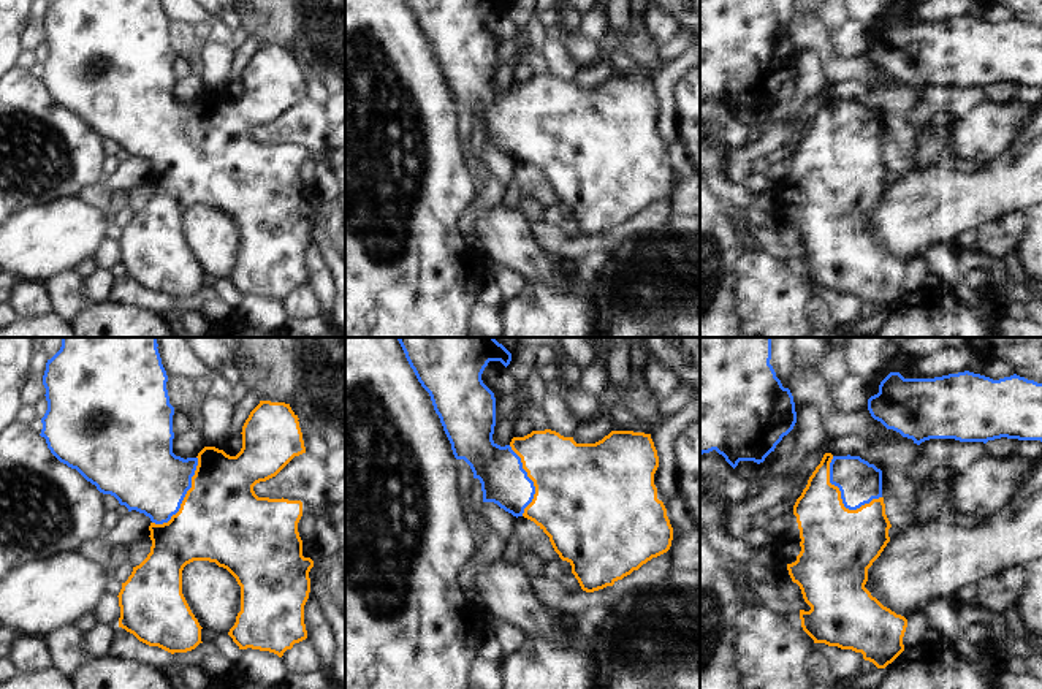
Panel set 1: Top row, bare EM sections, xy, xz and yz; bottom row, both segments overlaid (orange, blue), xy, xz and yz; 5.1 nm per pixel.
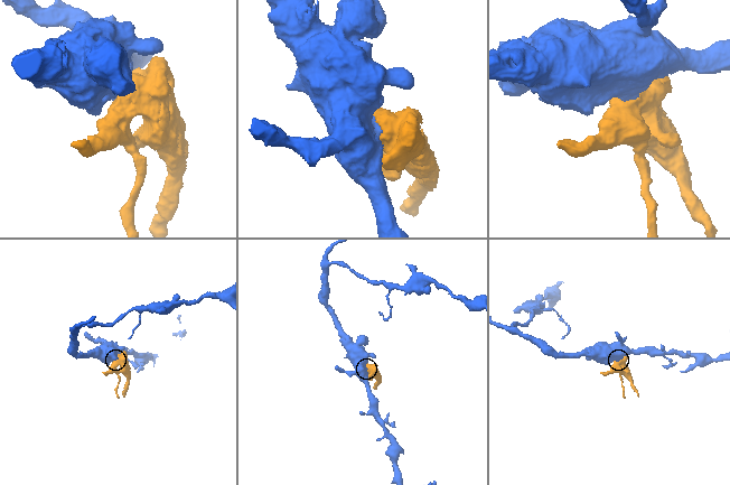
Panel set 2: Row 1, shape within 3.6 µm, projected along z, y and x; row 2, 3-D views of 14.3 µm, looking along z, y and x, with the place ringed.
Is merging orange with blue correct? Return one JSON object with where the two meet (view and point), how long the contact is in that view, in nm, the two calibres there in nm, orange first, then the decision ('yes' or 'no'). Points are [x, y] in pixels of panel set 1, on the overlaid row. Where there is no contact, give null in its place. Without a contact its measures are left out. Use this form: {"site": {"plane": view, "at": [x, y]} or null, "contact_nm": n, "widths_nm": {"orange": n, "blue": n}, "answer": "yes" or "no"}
{"site": {"plane": "yz", "at": [841, 499]}, "contact_nm": 340, "widths_nm": {"orange": 380, "blue": 220}, "answer": "yes"}

